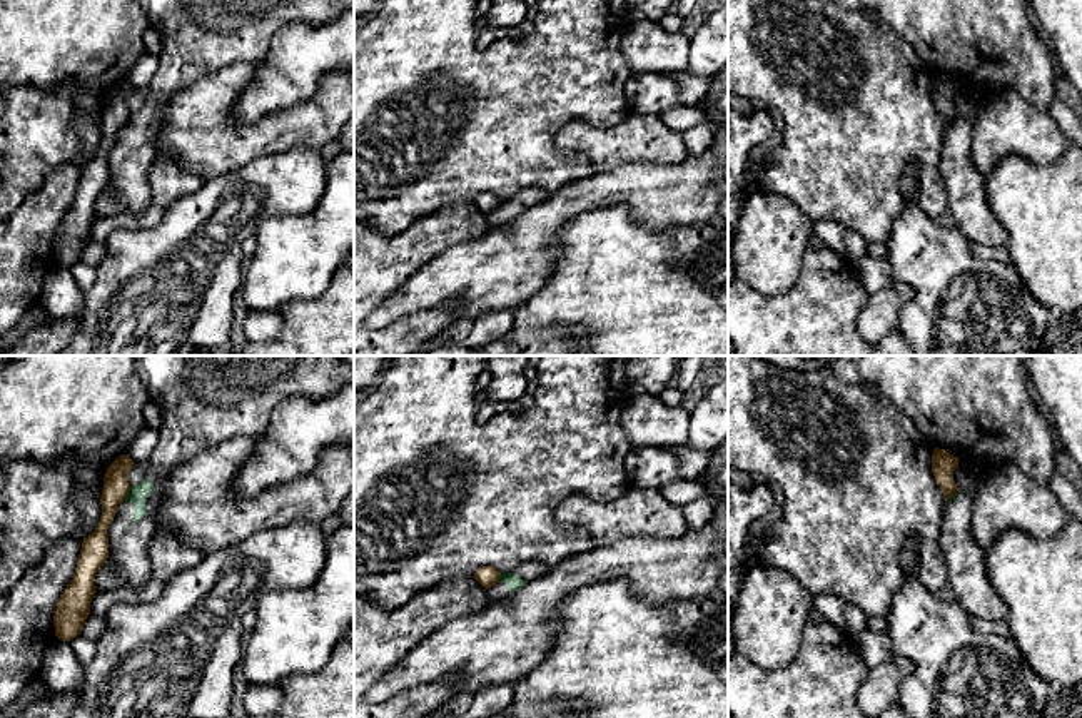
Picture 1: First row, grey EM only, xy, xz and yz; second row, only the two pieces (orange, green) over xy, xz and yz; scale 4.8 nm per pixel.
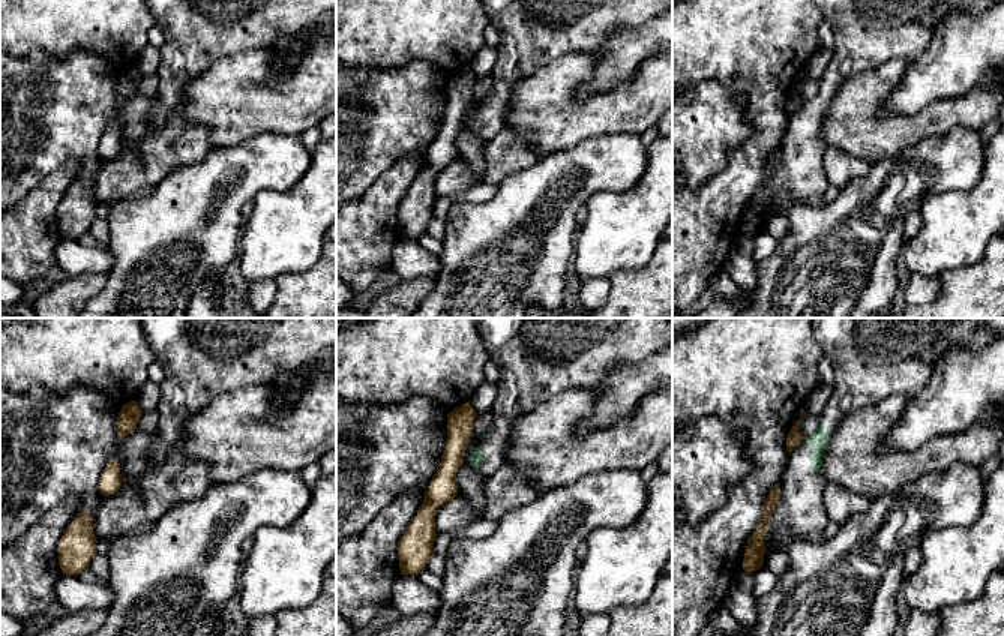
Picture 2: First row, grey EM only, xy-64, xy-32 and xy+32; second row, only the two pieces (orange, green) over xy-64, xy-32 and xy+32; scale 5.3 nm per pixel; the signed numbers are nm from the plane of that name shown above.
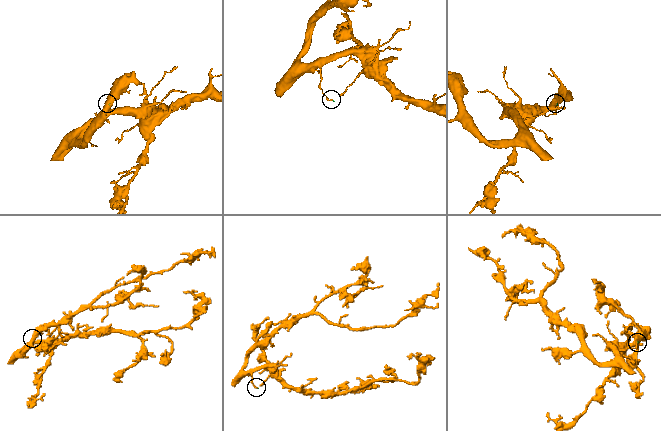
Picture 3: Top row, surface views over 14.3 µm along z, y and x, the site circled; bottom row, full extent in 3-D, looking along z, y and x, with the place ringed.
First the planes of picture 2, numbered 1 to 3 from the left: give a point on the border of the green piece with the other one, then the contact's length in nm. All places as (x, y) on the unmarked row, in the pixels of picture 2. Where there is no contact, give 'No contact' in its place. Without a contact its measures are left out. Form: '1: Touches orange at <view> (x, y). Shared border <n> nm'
1: No contact
2: No contact
3: No contact

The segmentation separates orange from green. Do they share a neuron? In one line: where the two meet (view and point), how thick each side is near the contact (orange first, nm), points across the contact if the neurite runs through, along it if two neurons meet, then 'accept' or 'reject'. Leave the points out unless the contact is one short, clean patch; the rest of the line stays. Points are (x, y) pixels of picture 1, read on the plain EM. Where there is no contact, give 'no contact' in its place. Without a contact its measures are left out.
contact xy (127, 119); calibres 130 and 90 nm; border xy (132, 112), (124, 126); reject

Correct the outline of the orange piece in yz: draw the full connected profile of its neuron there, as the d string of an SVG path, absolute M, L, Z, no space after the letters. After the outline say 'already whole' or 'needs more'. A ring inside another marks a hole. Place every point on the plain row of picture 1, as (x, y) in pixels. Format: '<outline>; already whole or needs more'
M933 75L932 82L932 97L937 110L940 112L945 127L948 127L957 117L957 110L953 107L953 97L958 92L958 85L945 75Z; already whole

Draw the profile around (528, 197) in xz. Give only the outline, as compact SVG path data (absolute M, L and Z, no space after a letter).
M524 189L513 199L501 200L499 207L488 215L493 227L521 215L528 207L543 202L549 194L544 189Z

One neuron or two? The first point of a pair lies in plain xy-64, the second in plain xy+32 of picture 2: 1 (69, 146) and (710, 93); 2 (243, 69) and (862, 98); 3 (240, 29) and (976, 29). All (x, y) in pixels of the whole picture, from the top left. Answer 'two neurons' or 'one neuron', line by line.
1: one neuron
2: one neuron
3: two neurons

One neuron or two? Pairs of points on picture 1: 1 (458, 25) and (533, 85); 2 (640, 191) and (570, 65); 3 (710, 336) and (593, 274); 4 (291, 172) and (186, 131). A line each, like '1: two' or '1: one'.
1: one
2: two
3: one
4: two

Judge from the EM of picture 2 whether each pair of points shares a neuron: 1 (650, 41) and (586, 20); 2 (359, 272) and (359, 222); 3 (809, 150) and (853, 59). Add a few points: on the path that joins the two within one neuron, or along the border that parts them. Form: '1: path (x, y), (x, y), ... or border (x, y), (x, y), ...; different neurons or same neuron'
1: border (647, 21), (631, 27), (614, 27), (595, 50); different neurons
2: path (359, 260), (359, 234); same neuron
3: path (809, 128), (809, 116), (824, 98), (830, 81); same neuron

